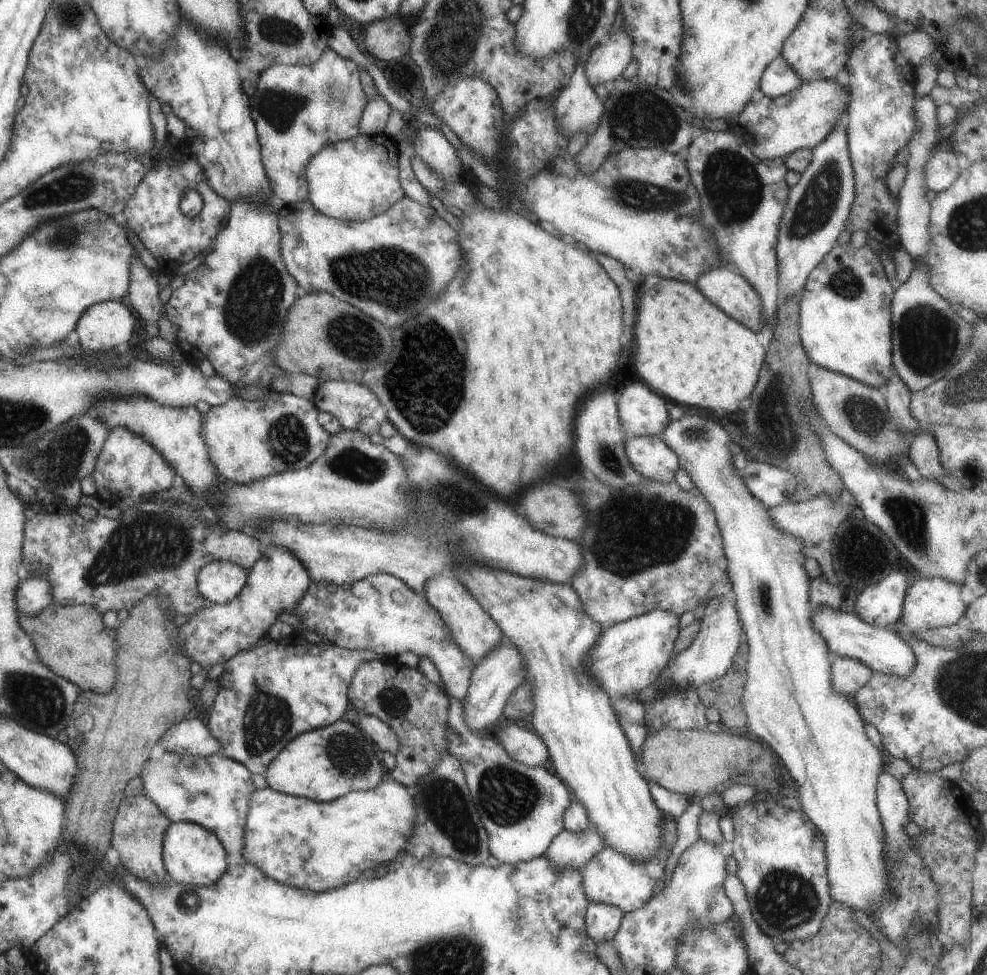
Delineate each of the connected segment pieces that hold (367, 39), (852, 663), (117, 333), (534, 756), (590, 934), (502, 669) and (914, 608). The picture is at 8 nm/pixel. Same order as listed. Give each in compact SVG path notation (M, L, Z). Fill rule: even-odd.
M392 16L367 25L363 32L363 48L375 62L382 64L407 53L411 36L399 18Z
M839 656L831 664L831 686L835 688L835 692L852 698L855 692L871 678L871 674L873 671L863 662L847 656Z
M102 301L83 312L73 330L77 334L78 348L87 353L103 353L127 344L133 332L133 316L121 302Z
M505 726L496 734L497 741L507 756L524 766L544 766L549 761L547 748L540 737L519 726Z
M589 903L585 910L585 935L593 942L611 941L624 913L604 903Z
M501 643L499 648L493 648L493 652L489 652L487 656L475 662L465 697L460 702L462 721L467 726L467 730L480 732L496 722L502 714L507 698L515 688L519 687L519 684L524 682L524 677L523 658L511 644Z
M914 576L905 592L900 619L909 630L951 626L962 622L965 608L967 604L961 600L961 584L935 576Z

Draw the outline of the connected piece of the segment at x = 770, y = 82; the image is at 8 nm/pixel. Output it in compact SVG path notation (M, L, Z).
M778 55L763 70L758 89L770 98L777 98L798 88L800 84L799 74L795 74L795 70Z

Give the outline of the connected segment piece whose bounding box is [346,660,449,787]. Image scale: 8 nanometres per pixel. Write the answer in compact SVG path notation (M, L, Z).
M369 660L359 666L353 674L346 691L347 701L356 712L363 712L379 718L381 722L391 728L397 738L397 752L395 752L395 766L387 771L389 778L399 782L403 787L414 786L421 776L426 776L433 770L437 760L446 752L448 741L446 717L449 706L449 698L443 688L433 684L417 667L404 666L396 661Z

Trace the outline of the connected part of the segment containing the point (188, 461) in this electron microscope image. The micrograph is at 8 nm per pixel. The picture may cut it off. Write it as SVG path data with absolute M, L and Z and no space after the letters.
M131 396L131 398L119 398L119 400L101 400L99 404L93 404L88 413L92 417L104 420L107 431L123 426L129 432L135 432L137 436L147 440L193 494L199 494L199 492L207 494L207 490L217 492L213 488L217 488L215 480L220 476L208 459L207 448L201 436L201 414L196 410L195 405L167 408L167 406L155 404L153 400Z

